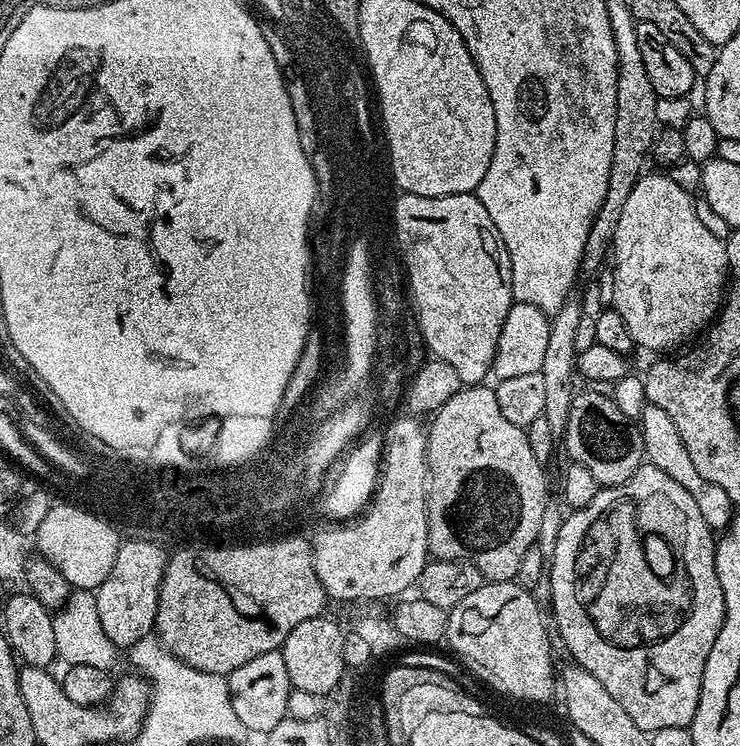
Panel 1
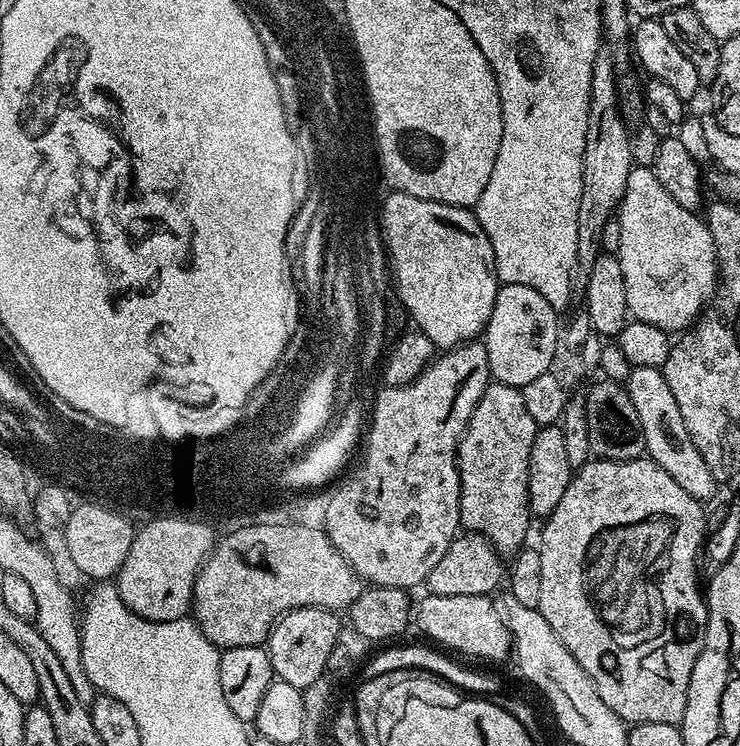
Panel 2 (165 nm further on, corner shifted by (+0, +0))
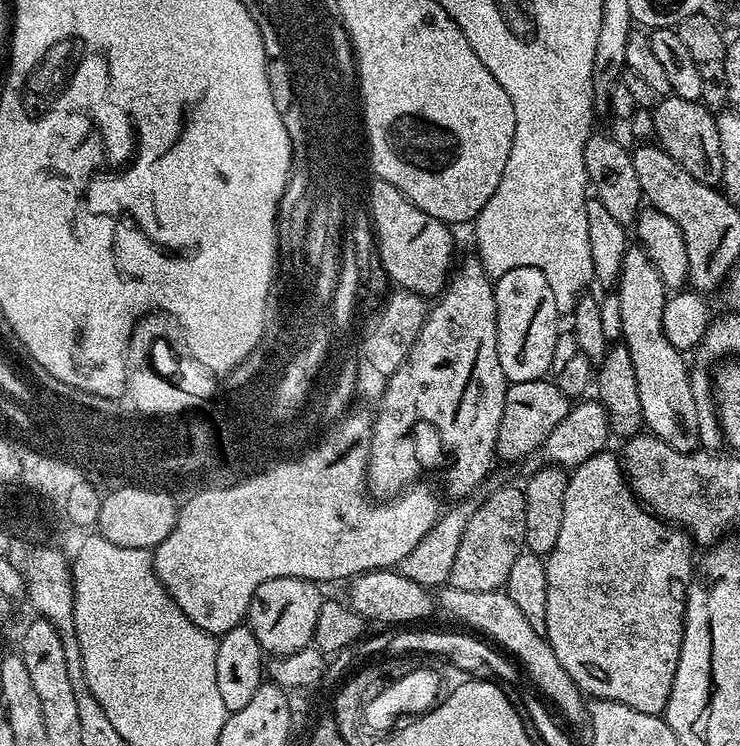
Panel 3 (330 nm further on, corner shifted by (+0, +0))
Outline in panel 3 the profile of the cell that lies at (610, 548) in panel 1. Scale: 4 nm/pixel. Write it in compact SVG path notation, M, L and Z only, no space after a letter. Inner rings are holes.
M608 450L600 451L586 458L580 465L571 469L565 492L565 506L562 509L562 526L558 540L554 543L552 552L546 556L546 639L554 650L558 662L570 674L581 693L597 700L613 700L622 702L622 706L630 706L630 710L642 710L642 714L663 713L668 705L670 690L674 686L674 674L678 670L678 658L682 650L684 637L684 604L688 601L688 586L694 579L692 572L692 548L694 541L683 528L661 520L655 512L641 504L631 484L621 461L611 456Z

